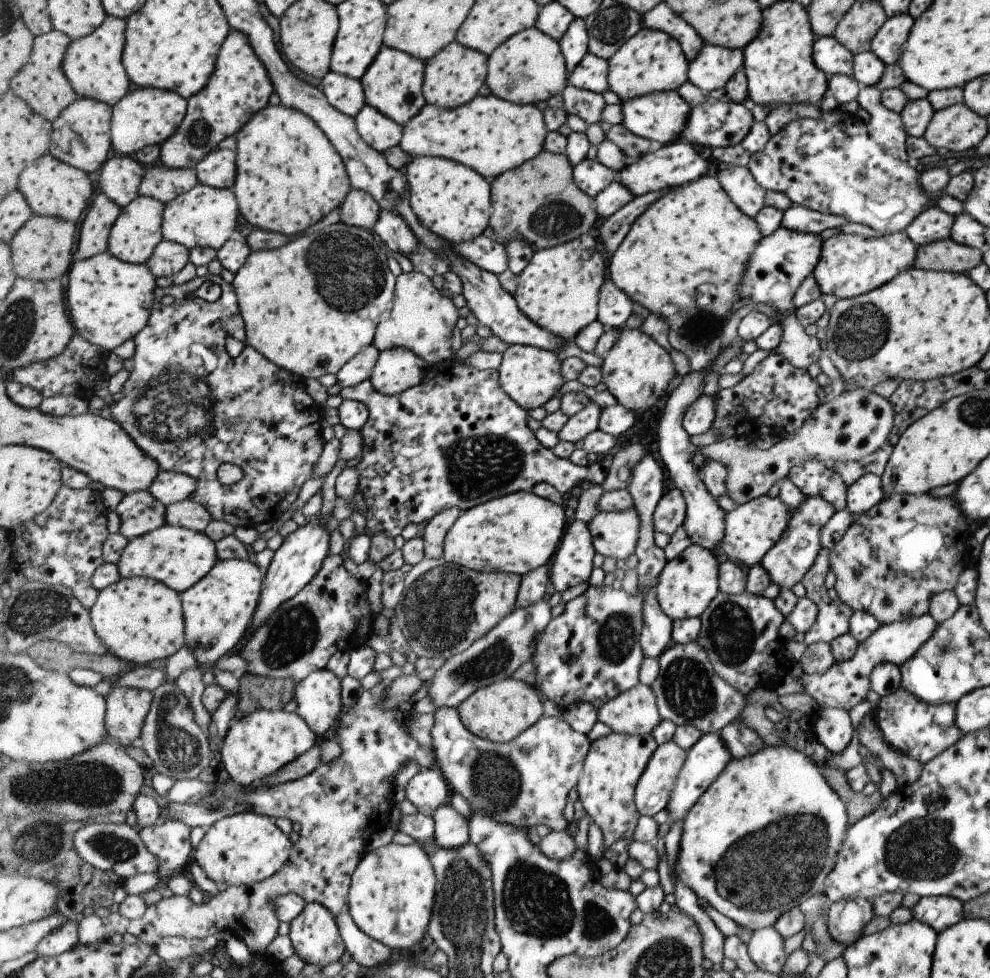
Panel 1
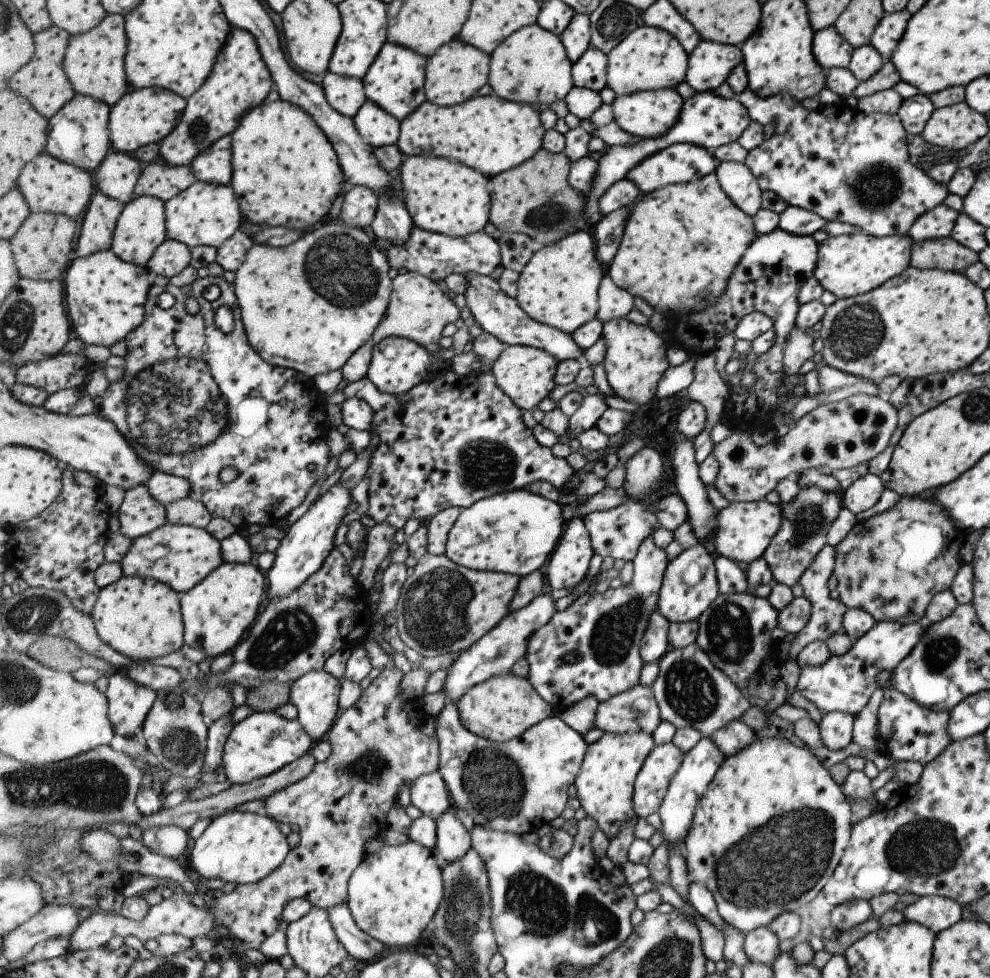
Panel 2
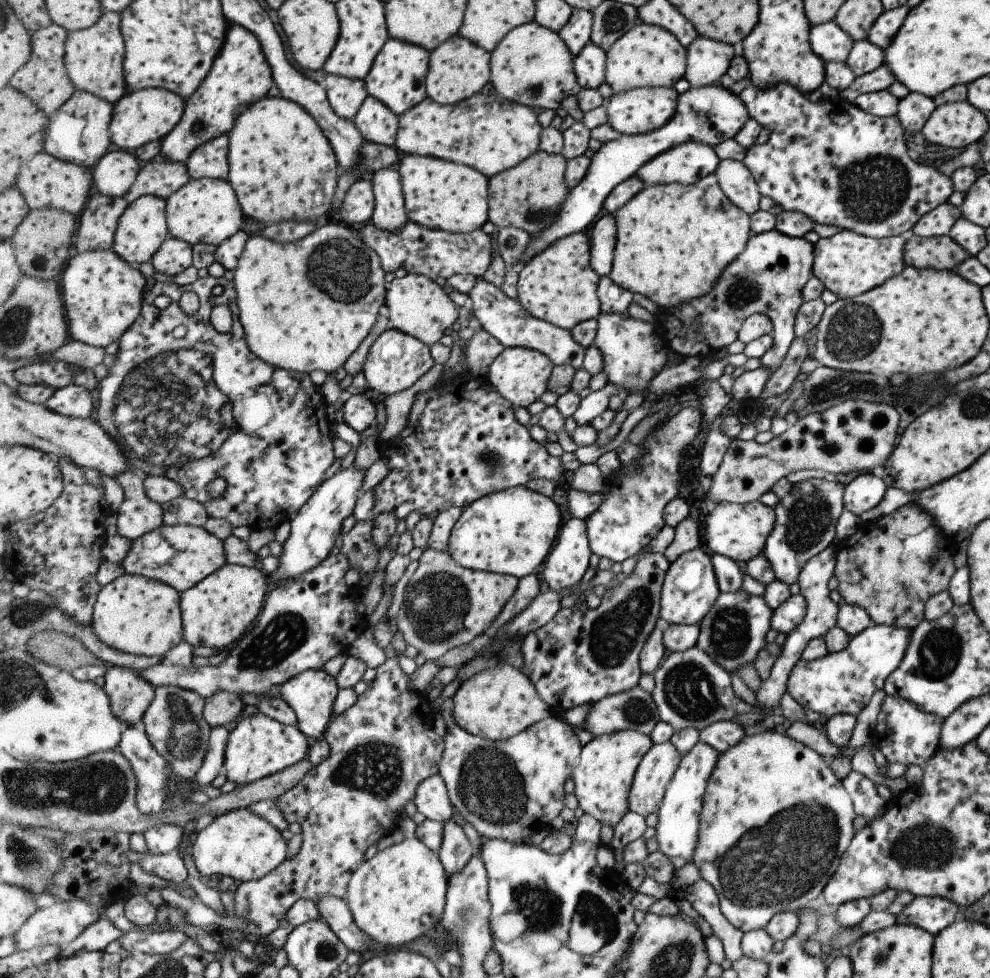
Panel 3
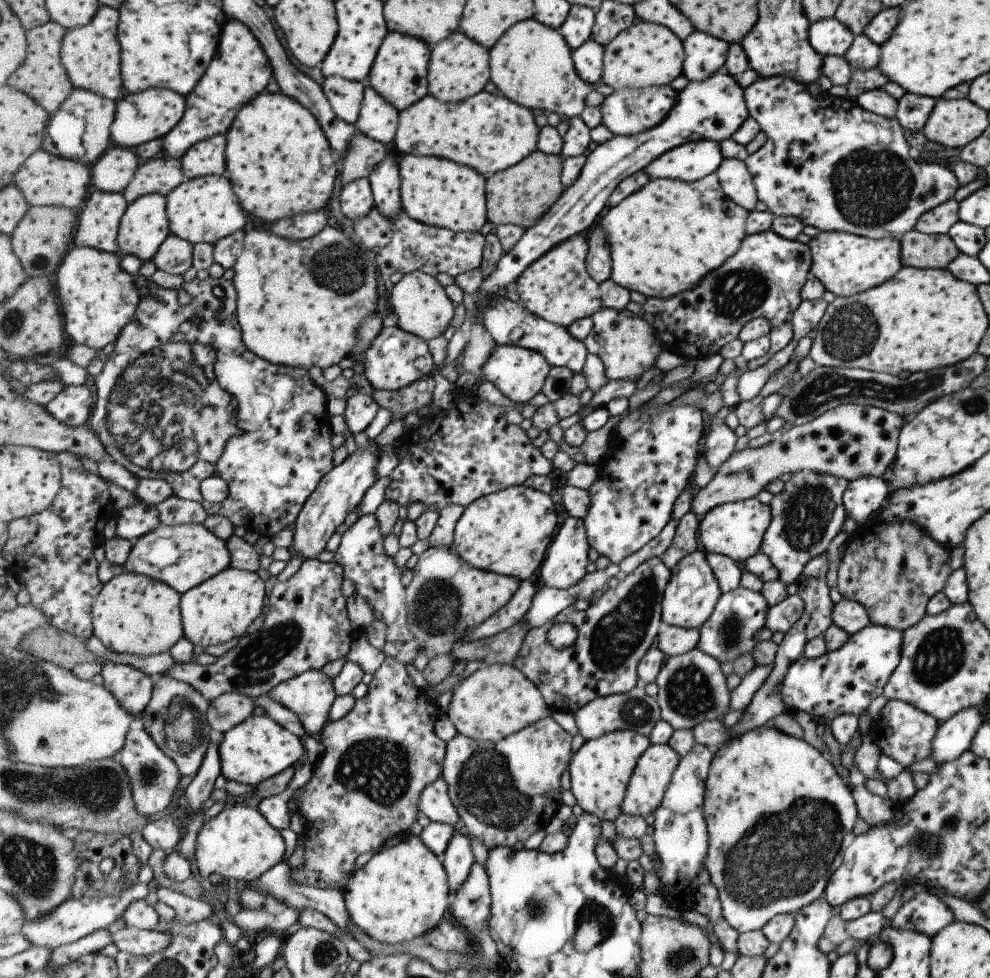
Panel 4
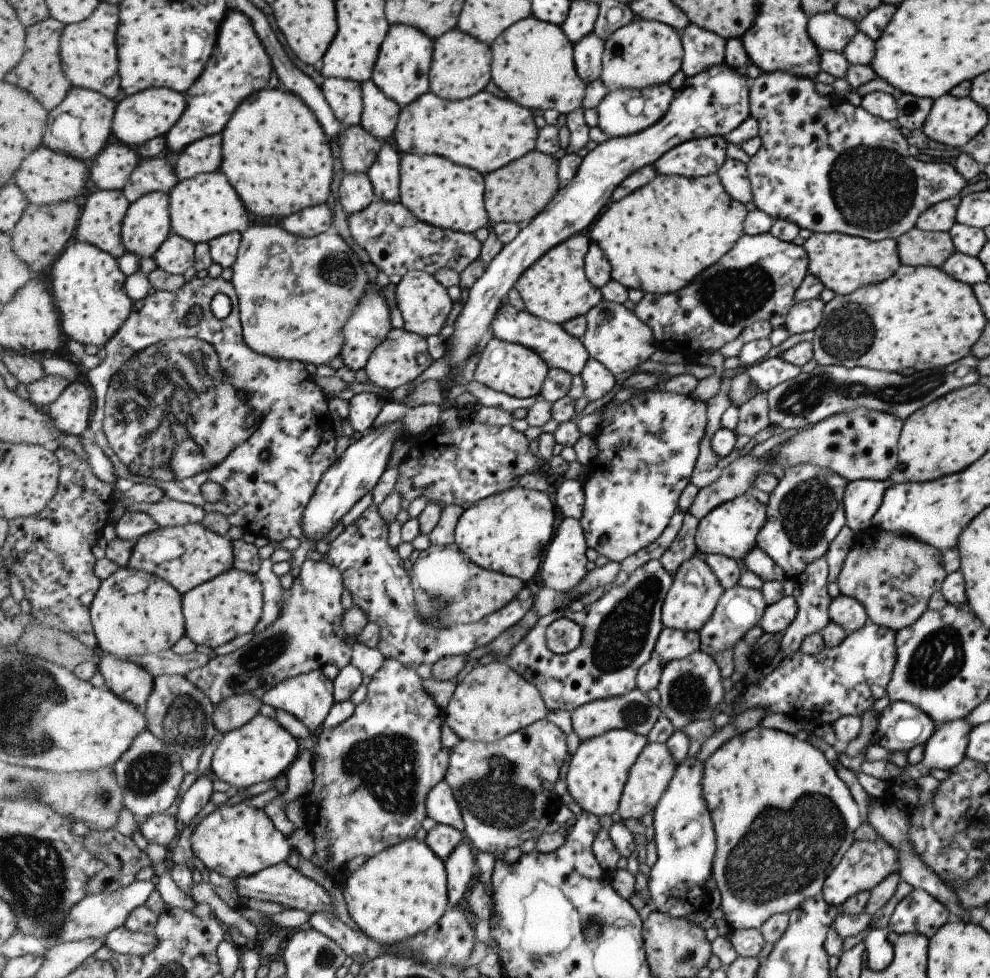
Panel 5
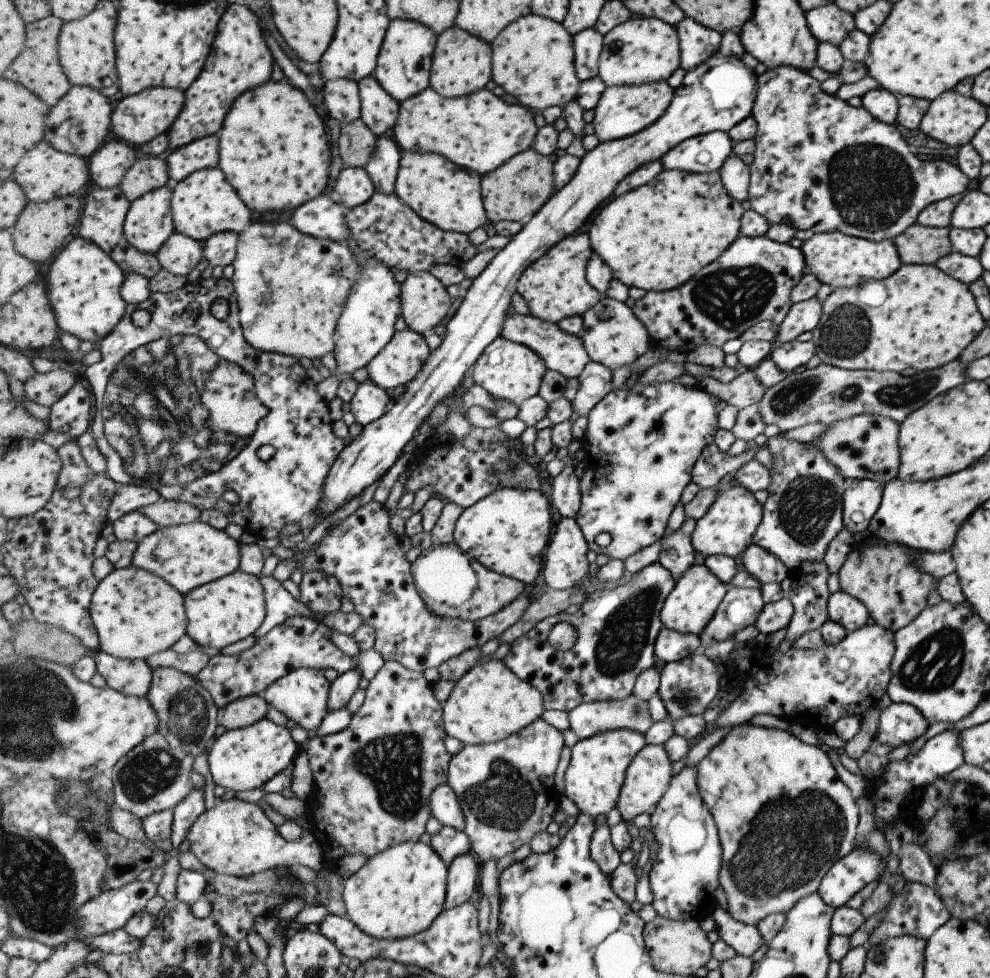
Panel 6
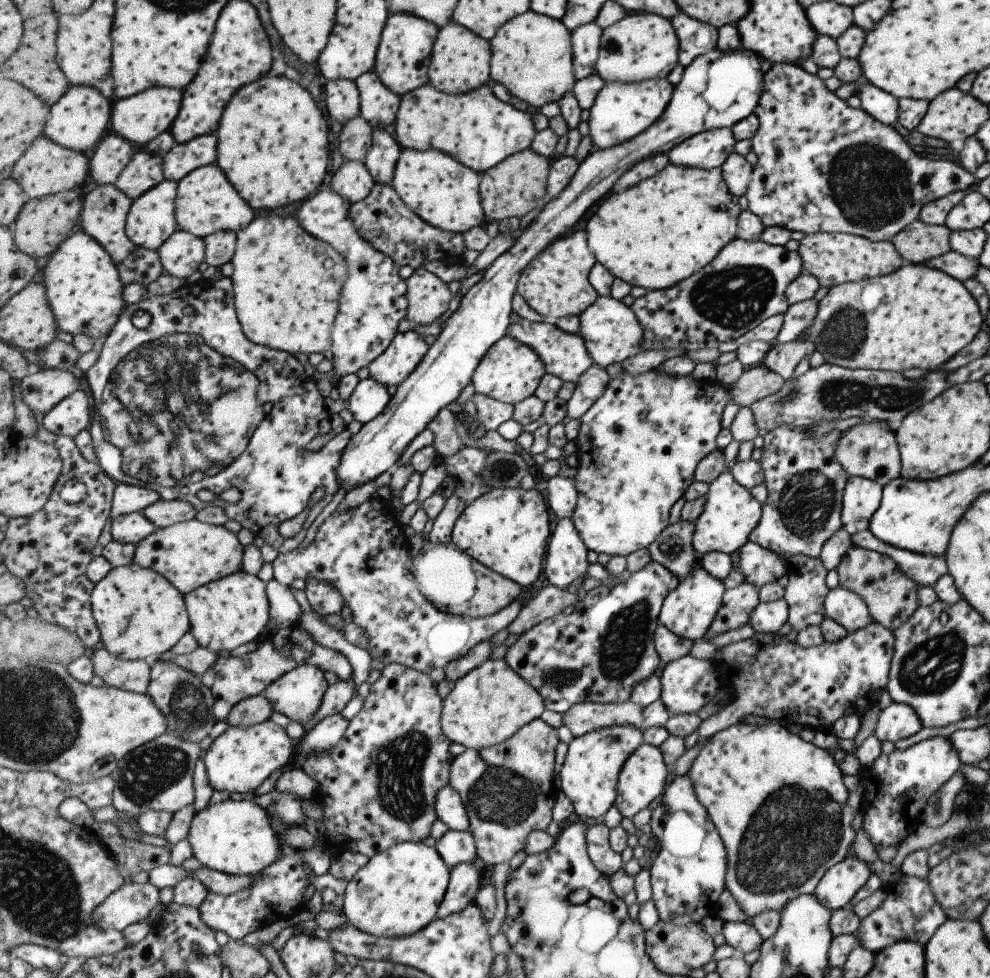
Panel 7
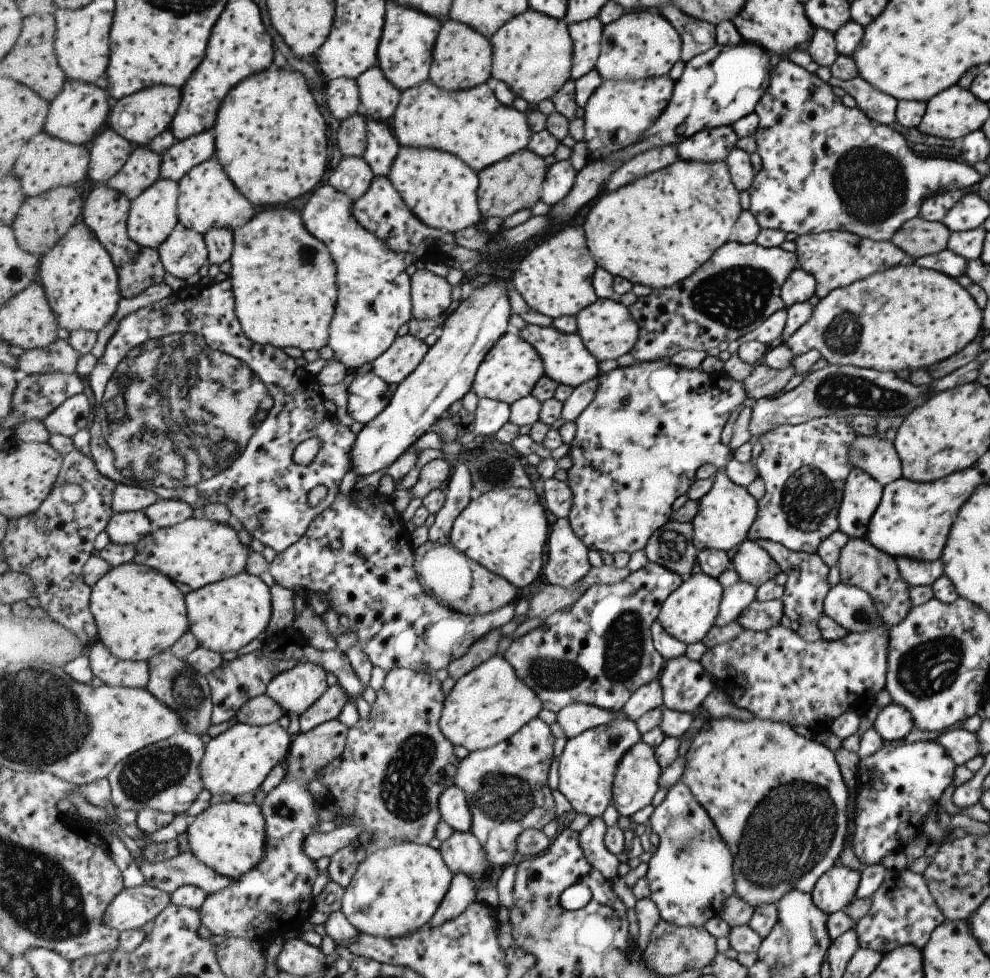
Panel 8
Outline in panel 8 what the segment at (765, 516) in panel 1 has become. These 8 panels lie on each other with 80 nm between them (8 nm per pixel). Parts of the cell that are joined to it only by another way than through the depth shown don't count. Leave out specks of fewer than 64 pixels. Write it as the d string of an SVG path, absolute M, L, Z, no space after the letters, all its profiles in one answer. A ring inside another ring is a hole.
M721 467L714 476L714 485L700 500L699 514L692 524L694 526L695 546L703 549L719 549L722 551L733 550L741 546L750 534L751 523L757 516L757 501L751 496L746 486L737 484L729 475L726 467Z

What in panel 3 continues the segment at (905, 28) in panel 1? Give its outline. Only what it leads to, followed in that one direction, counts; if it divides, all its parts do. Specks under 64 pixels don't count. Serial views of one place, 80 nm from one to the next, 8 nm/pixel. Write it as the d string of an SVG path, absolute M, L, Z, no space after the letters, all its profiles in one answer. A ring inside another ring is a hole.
M906 5L898 6L893 10L883 11L874 21L868 31L866 39L881 50L885 50L892 38L896 35L903 19L909 12Z

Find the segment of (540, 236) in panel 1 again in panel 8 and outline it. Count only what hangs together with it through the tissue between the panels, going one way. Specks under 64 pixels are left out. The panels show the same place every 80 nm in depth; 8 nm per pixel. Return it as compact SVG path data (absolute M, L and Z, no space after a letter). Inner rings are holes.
M527 149L504 158L489 169L478 172L481 185L478 190L483 216L506 219L519 211L530 209L542 201L543 183L546 181L547 161L535 151Z

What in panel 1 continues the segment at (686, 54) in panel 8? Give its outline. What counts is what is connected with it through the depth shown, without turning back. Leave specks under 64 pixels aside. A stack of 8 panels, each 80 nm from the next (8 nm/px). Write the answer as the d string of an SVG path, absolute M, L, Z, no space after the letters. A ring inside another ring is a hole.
M703 45L699 56L690 63L690 82L706 97L713 90L725 88L740 70L745 69L743 49Z

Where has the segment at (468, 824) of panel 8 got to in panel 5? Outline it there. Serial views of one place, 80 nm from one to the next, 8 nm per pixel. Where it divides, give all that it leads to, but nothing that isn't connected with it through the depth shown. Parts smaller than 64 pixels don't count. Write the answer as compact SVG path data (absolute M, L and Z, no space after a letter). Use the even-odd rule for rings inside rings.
M445 779L435 785L427 795L426 811L427 816L435 822L455 827L462 832L466 829L462 810L455 798L454 790Z

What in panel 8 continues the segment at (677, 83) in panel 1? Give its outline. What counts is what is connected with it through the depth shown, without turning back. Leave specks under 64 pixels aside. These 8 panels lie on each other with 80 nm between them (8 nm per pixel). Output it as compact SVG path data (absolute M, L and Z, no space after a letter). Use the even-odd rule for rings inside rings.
M656 9L627 11L603 29L602 49L596 69L605 81L636 81L662 77L682 60L682 35L675 25Z

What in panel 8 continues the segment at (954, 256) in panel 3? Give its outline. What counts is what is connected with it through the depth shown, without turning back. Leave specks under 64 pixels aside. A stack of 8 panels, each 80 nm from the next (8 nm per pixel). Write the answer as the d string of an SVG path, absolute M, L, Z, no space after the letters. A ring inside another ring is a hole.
M917 216L905 221L890 241L912 261L940 253L946 248L948 234L949 230L942 222L926 221Z

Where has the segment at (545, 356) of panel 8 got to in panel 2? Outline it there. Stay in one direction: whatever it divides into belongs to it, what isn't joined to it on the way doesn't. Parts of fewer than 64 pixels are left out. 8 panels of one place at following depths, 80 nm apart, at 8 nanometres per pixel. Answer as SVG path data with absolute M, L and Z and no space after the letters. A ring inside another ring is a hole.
M478 272L467 273L469 286L465 296L468 300L468 308L471 310L476 322L483 331L493 334L508 345L532 346L541 350L546 350L552 354L559 362L566 360L583 361L585 352L578 345L572 334L563 332L546 323L540 323L519 304L518 299L508 295L502 289L500 281Z

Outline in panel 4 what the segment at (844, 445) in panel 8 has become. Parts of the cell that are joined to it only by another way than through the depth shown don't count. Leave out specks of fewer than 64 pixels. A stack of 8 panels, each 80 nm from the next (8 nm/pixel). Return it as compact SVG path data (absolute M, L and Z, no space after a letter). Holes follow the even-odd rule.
M802 470L777 493L772 495L769 508L771 522L763 533L759 550L778 572L778 579L788 585L796 582L806 562L825 553L828 544L840 531L846 517L842 494L848 481L834 476Z

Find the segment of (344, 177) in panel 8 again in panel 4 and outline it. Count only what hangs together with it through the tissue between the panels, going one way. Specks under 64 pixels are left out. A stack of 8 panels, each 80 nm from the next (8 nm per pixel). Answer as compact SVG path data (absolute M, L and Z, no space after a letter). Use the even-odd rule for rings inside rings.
M363 177L344 185L340 192L340 202L342 214L351 221L366 217L376 207L370 179Z

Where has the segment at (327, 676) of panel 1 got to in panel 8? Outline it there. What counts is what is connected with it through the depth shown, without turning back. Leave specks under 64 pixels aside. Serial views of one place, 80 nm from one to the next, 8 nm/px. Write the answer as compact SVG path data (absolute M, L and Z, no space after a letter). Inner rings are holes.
M315 663L298 664L278 674L268 686L269 695L287 715L305 714L329 688L327 671Z

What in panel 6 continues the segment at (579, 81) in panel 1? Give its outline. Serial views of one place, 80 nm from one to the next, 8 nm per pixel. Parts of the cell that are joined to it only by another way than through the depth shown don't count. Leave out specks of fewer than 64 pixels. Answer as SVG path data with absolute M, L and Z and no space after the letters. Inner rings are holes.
M596 27L574 36L574 49L578 77L583 81L600 76L599 63L606 38Z

